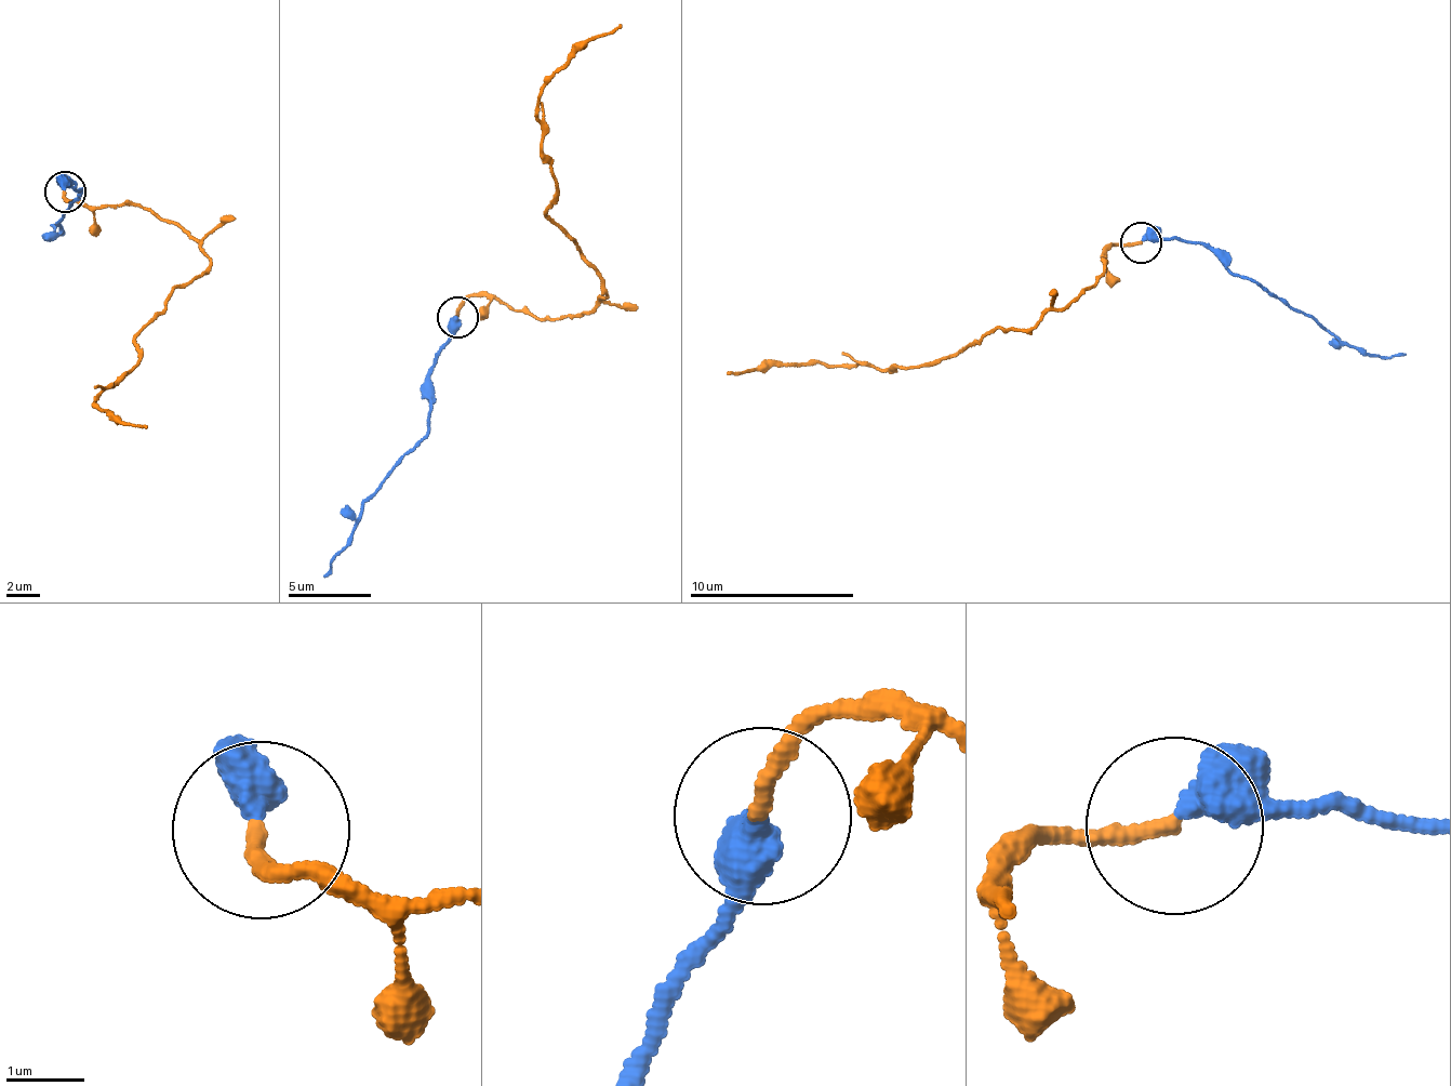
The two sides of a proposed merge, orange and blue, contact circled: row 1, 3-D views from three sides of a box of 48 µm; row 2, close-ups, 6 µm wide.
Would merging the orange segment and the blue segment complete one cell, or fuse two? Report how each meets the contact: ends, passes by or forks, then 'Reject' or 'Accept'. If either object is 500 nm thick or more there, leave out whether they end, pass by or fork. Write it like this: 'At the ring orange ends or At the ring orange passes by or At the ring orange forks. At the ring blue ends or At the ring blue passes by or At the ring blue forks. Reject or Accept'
At the ring orange ends. At the ring blue passes by. Accept

